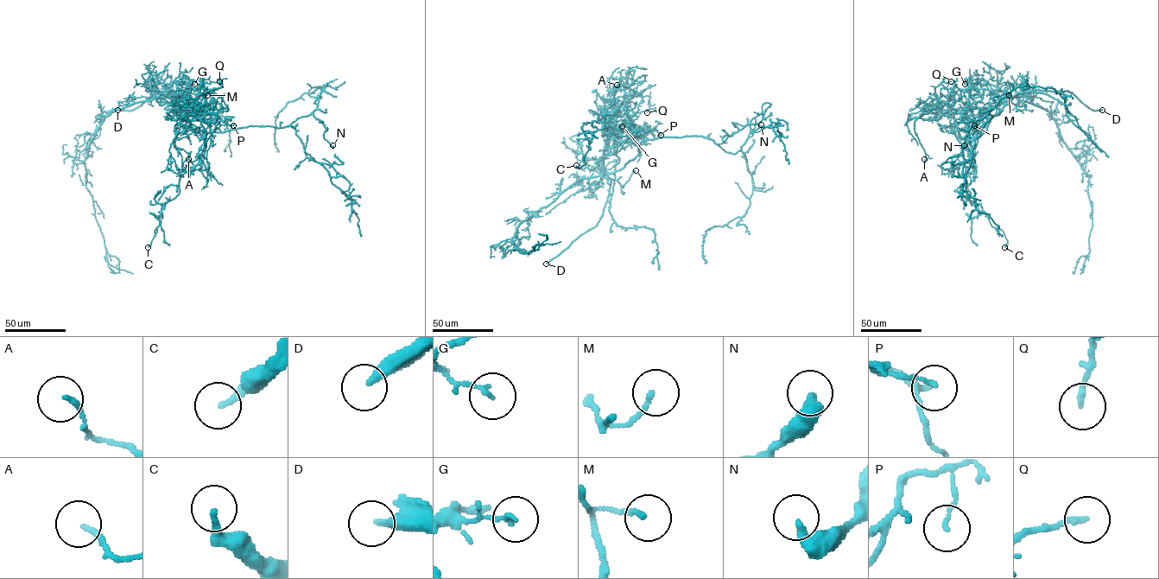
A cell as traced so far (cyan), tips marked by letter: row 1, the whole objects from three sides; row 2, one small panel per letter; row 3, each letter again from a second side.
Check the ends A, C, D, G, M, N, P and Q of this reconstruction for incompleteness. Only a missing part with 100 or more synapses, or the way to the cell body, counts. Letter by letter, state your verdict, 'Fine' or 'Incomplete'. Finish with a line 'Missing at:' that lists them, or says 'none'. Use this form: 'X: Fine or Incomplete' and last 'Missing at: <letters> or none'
A: Fine
C: Fine
D: Incomplete
G: Fine
M: Fine
N: Fine
P: Fine
Q: Fine
Missing at: D

